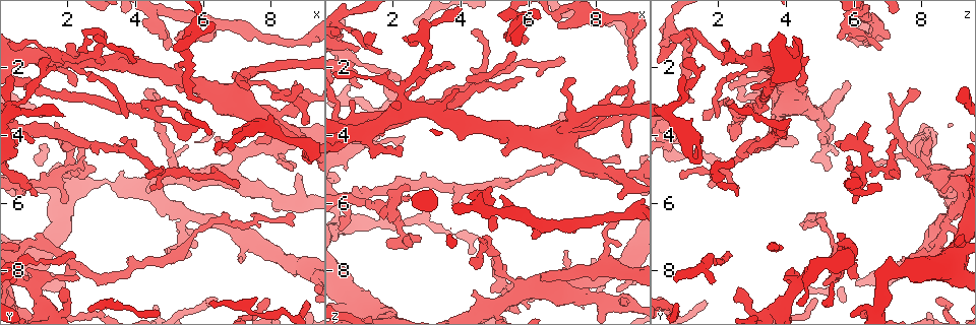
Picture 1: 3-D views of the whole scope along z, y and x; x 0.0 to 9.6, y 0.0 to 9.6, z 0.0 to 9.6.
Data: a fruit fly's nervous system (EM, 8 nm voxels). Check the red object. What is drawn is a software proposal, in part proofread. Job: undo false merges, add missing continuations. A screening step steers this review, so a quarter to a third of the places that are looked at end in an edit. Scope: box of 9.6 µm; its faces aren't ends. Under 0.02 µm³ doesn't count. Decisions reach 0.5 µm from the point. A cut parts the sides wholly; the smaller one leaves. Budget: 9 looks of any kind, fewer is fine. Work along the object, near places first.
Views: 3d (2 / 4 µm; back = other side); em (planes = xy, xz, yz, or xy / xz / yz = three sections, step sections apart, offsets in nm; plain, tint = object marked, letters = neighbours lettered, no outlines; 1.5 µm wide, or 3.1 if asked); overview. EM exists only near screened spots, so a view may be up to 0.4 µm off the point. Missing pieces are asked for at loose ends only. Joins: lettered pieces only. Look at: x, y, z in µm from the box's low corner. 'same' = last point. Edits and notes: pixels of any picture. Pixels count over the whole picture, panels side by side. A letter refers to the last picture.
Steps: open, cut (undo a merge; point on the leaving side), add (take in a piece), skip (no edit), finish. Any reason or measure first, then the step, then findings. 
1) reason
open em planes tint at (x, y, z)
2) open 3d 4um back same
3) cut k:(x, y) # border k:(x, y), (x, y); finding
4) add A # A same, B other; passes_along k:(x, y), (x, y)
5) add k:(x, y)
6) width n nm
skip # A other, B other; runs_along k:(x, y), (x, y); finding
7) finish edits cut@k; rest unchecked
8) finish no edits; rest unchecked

open em planes plain at (7.25, 6.60, 4.50)

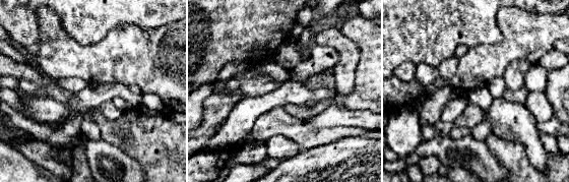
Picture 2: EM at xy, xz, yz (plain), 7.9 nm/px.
see the neighbours
open em planes letters same

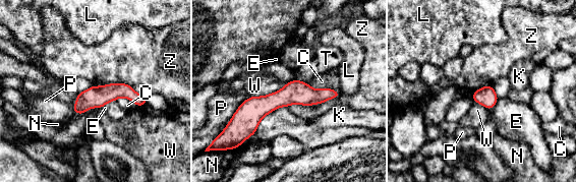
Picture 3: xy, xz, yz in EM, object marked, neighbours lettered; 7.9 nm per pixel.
skip # C other, E other, K other, L other, N other, P other, T other, W other, Z other; continuous, no second neuron

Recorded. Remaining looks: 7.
open em xz step 8 plain at (2.45, 4.15, 7.30)

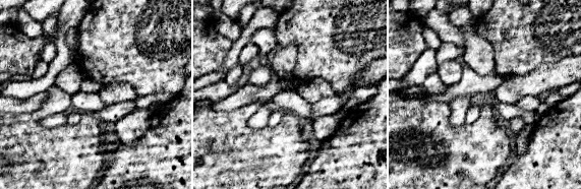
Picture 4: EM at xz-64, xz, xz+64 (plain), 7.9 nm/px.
open em xz step 8 letters same

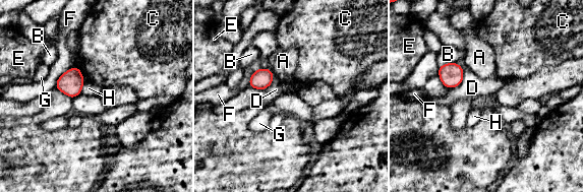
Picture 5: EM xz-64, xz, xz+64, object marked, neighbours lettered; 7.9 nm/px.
width 100 nm; longest_contact F 260 nm
skip # A other, B other, C other, D other, E other, F other, G other, H other; none of them fits

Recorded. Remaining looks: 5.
an open end
open em planes letters at (4.40, 5.20, 0.90)

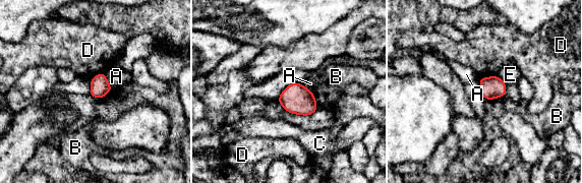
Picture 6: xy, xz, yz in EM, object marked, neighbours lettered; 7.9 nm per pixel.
width 150 nm
skip # A other, B other, C other, D other, E other; border 6:(497, 74), (479, 77); no lettered piece goes on from it

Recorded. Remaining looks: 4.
narrows sharply
open em xy step 4 tint at (5.55, 5.10, 8.30)

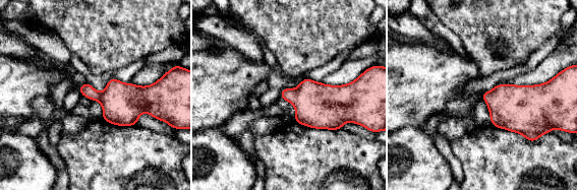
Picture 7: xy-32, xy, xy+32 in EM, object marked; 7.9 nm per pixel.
open em planes letters same

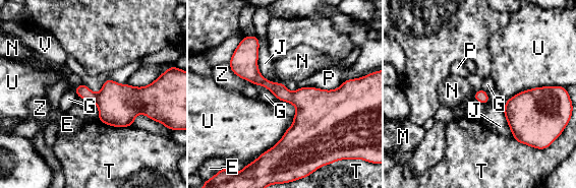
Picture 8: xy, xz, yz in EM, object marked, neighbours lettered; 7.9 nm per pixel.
skip # E other, G other, J other, M other, N other, P other, T other, U other, V other, Z other; border 8:(256, 84), (266, 86), (277, 99); one neuron here

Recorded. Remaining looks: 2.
finish no edits; rest unchecked

